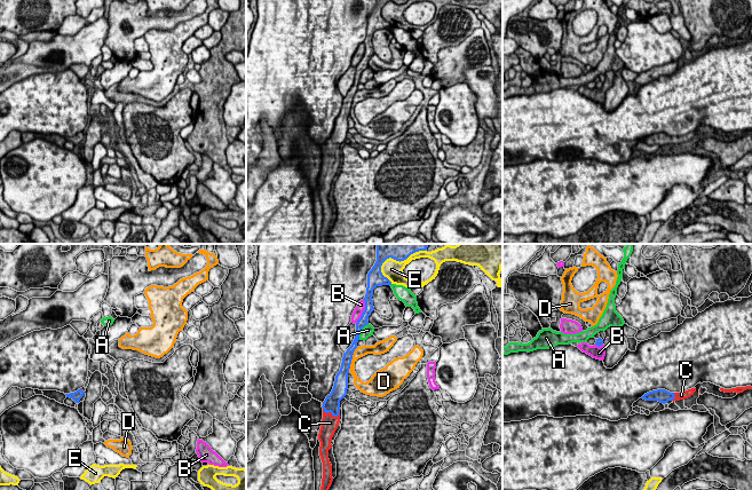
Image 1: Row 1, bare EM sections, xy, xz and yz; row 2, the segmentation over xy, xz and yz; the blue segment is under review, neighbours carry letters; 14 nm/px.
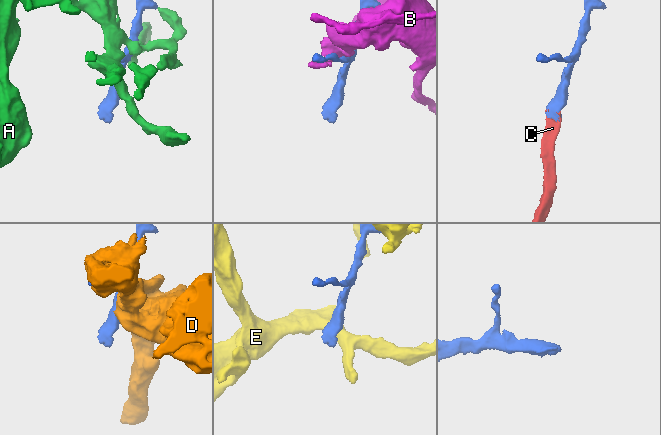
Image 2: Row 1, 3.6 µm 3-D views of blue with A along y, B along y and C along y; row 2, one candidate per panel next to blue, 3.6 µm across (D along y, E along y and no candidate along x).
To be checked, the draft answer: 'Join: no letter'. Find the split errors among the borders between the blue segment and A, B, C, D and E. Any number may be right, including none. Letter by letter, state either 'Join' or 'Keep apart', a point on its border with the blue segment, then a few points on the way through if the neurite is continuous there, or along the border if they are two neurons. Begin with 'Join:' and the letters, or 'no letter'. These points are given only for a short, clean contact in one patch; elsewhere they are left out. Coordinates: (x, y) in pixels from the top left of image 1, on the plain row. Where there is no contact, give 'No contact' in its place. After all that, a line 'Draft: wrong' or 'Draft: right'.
Join: C
A: Keep apart. Touches blue at xz (361, 73)
B: Keep apart. Touches blue at xz (363, 55)
C: Join. Touches blue at xz (331, 156). Path across: xz (331, 148), (331, 156), (330, 166)
D: Keep apart. Touches blue at xz (351, 102)
E: Keep apart. Touches blue at xz (390, 0)
Draft: wrong

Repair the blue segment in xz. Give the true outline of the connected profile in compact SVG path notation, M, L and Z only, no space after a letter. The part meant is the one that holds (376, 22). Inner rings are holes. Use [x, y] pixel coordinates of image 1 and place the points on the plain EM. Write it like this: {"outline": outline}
{"outline": "M377 0L377 5L372 13L367 17L367 31L366 38L363 42L365 45L365 53L361 62L356 66L355 82L351 89L343 97L340 114L335 119L335 125L333 133L330 139L326 140L323 145L323 163L322 169L318 177L318 183L320 185L319 199L323 206L323 222L320 230L320 244L328 243L328 232L332 228L332 208L328 203L328 193L332 191L332 181L340 166L340 144L345 142L348 133L348 117L353 103L355 93L357 92L357 86L359 84L359 78L362 72L369 68L369 60L374 54L373 50L373 33L377 30L391 29L391 25L385 21L381 16L381 9L387 2L394 2L396 5L404 5L409 0Z"}

